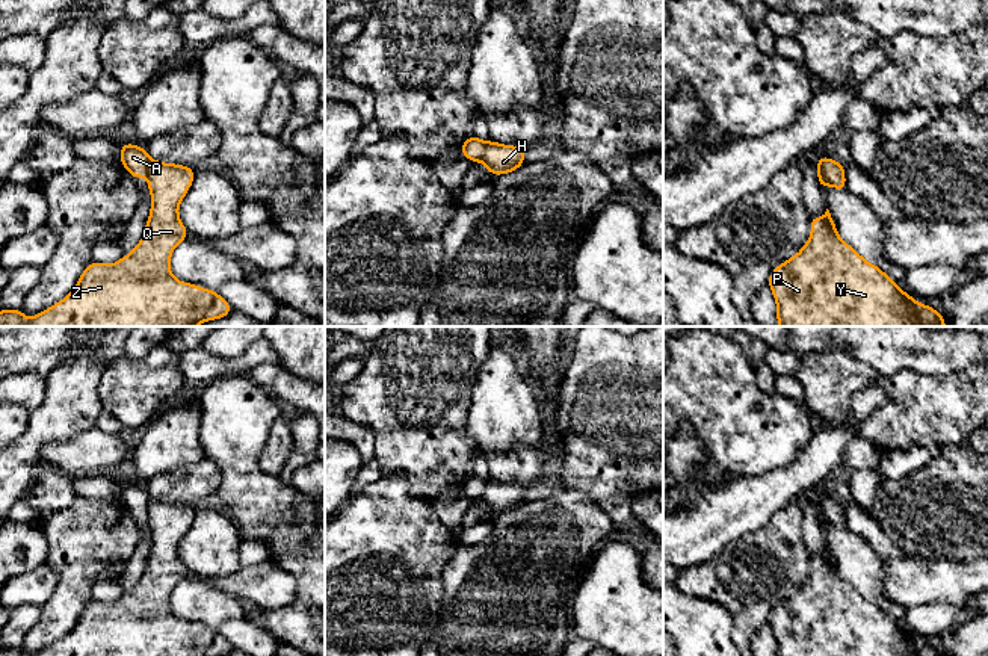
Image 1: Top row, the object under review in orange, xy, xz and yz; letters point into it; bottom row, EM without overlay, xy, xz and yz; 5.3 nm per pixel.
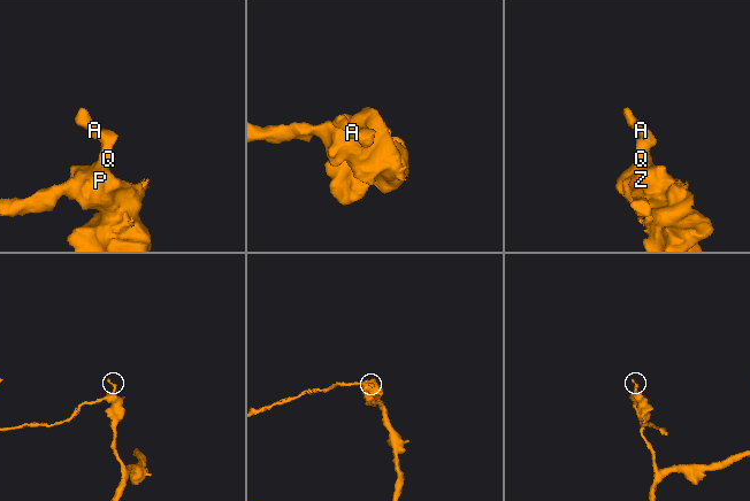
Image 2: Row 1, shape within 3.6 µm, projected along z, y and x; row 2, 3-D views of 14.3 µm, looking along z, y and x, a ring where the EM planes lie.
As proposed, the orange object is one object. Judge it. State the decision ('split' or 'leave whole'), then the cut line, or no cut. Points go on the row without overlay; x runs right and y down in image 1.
split | xz (487, 481), (481, 499)

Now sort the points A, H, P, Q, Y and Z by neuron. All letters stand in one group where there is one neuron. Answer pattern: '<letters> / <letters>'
A / H P Q Y Z

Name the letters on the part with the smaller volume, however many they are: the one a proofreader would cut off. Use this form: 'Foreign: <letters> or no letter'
Foreign: A

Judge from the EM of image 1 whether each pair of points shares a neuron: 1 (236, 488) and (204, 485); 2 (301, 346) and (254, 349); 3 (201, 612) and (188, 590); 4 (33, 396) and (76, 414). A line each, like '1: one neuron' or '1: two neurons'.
1: two neurons
2: two neurons
3: one neuron
4: two neurons

